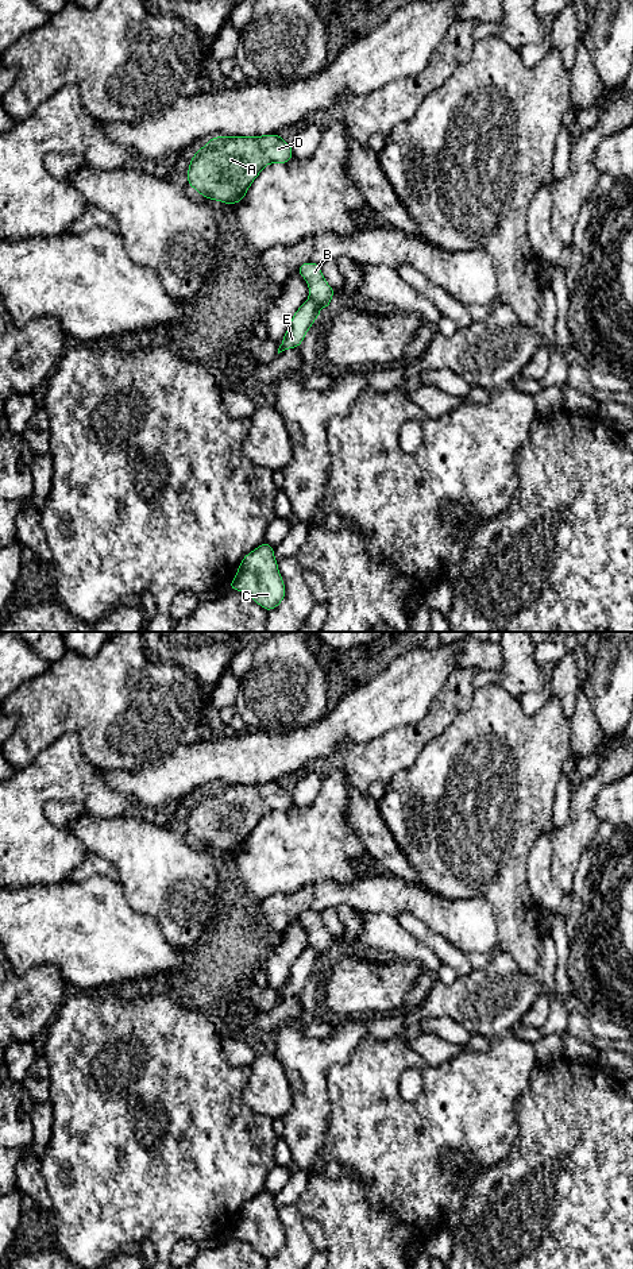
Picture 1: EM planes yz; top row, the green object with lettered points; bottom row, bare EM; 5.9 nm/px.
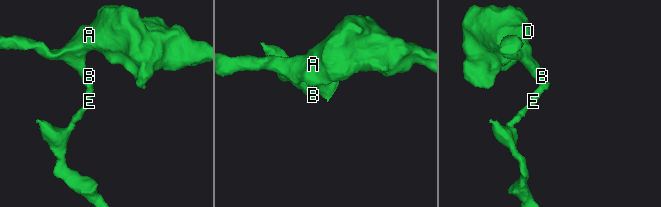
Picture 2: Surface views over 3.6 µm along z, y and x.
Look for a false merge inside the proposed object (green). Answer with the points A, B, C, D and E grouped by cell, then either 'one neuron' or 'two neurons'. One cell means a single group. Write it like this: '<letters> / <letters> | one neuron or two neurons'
A B D / C E | two neurons

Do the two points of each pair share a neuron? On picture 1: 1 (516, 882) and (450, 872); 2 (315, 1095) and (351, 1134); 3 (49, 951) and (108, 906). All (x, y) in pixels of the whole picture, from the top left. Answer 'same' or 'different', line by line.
1: same
2: different
3: same

